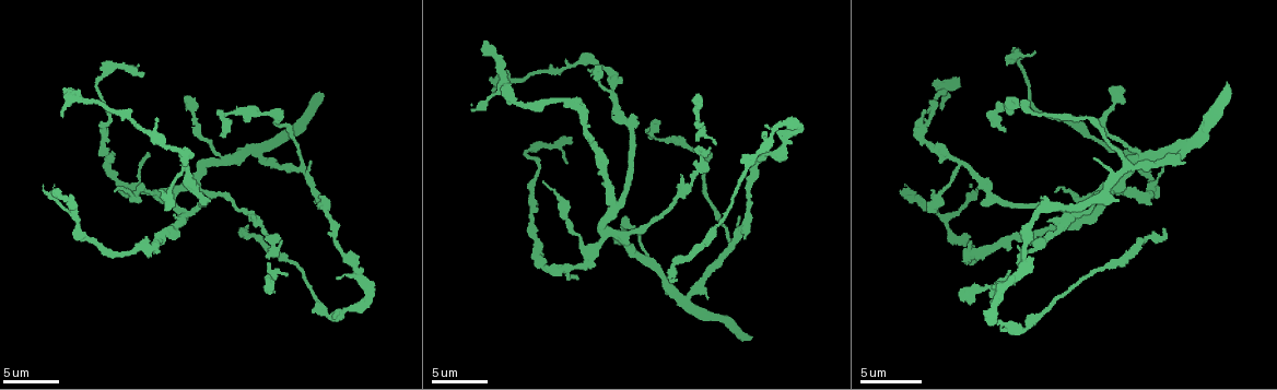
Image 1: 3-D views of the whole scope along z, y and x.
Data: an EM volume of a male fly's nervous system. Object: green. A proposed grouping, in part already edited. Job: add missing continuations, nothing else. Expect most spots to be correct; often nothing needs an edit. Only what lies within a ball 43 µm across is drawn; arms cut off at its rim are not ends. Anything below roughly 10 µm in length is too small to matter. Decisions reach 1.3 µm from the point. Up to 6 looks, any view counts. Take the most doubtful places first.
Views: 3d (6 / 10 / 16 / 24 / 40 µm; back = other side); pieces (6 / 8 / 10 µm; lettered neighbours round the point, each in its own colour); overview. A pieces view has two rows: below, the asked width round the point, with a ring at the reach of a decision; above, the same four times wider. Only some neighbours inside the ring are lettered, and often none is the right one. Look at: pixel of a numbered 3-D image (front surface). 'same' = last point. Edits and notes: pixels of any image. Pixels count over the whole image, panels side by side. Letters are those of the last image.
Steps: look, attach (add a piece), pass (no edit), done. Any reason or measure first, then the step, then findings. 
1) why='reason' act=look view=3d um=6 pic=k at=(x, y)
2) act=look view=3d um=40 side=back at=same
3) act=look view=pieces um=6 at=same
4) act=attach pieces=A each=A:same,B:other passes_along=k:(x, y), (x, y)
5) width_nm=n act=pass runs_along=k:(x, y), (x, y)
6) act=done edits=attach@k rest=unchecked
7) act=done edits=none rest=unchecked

why='end of a long branch' act=look view=pieces um=6 pic=1 at=(672, 279)

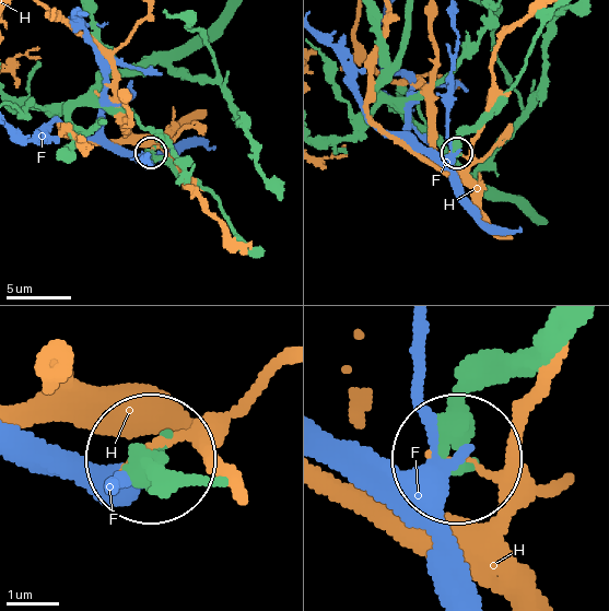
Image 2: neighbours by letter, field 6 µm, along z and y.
act=pass each=F:other,H:other runs_along=2:(542, 333), (477, 386), (456, 459) found='none of them fits'

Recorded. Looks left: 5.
why='long arm stops here' act=look view=3d um=10 pic=1 at=(653, 133)

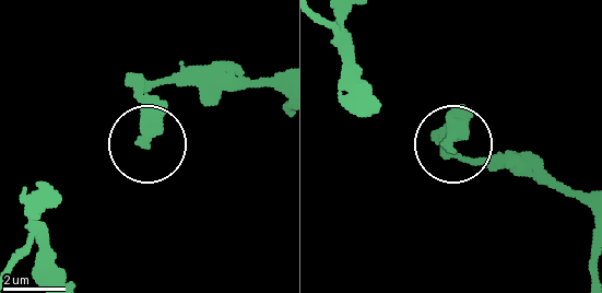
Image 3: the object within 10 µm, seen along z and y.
act=look view=pieces um=6 pic=3 at=(146, 143)

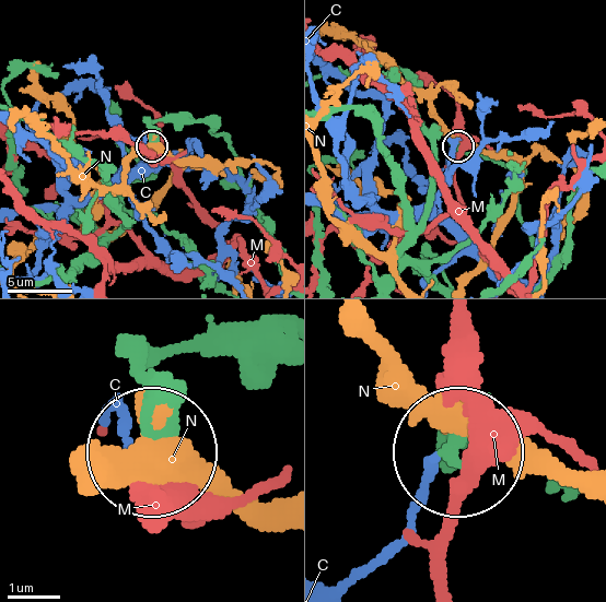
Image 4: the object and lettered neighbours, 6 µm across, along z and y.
act=pass each=C:other,M:other,N:other found='none of them fits'

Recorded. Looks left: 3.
why='an open end' act=look view=3d um=6 pic=1 at=(697, 97)

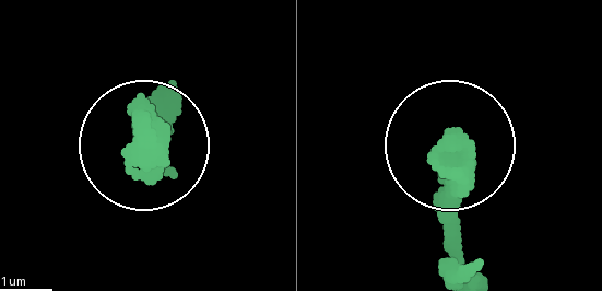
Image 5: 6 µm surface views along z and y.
act=look view=pieces um=10 pic=5 at=(148, 158)

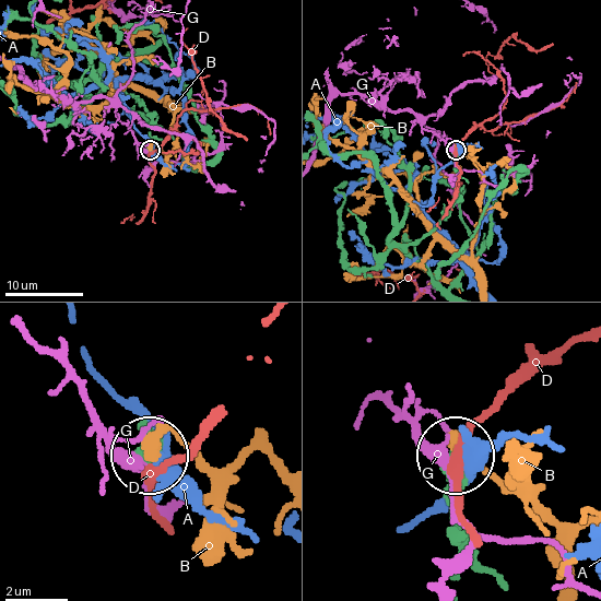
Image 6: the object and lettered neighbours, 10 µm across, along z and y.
width_nm=510 act=pass each=A:other,B:other,D:other,G:other found='none of them fits'

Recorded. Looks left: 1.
act=done edits=none rest=unchecked

